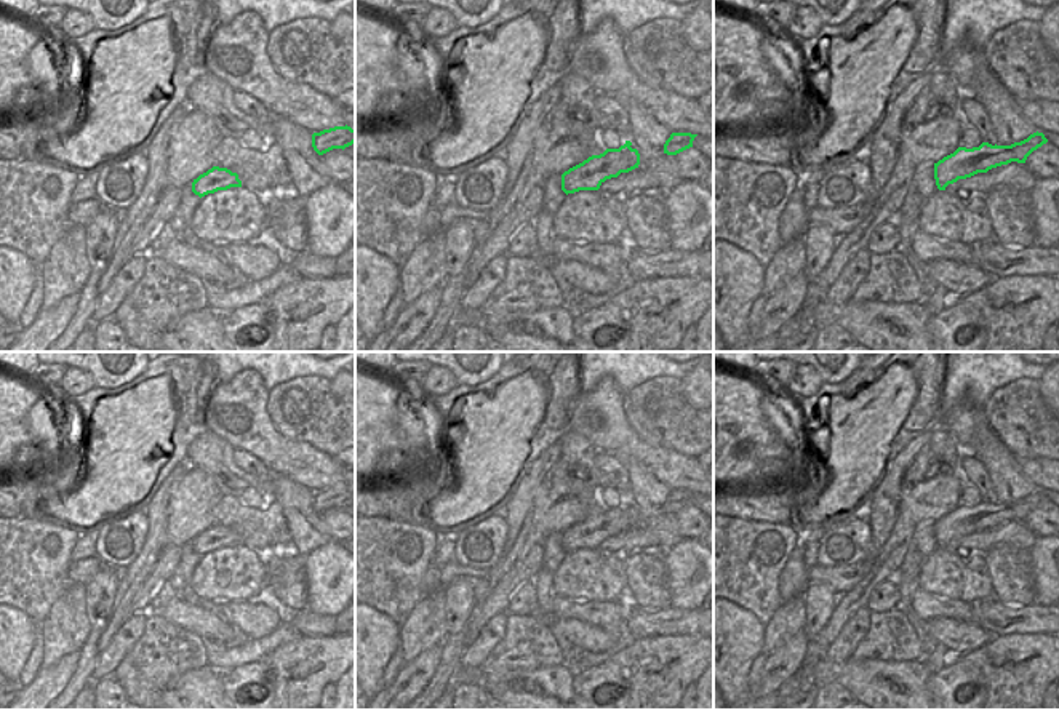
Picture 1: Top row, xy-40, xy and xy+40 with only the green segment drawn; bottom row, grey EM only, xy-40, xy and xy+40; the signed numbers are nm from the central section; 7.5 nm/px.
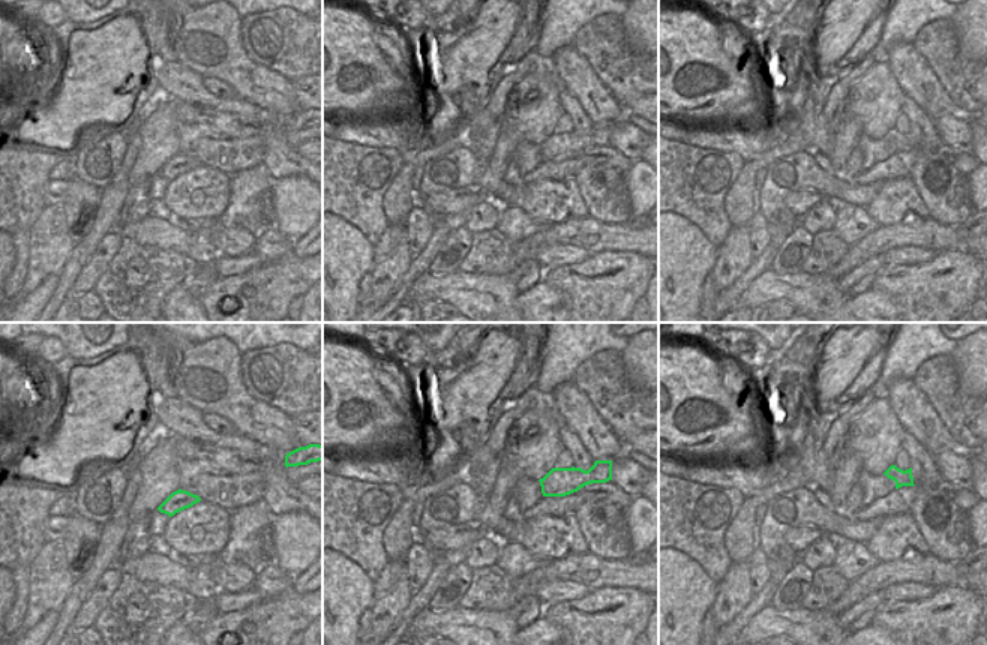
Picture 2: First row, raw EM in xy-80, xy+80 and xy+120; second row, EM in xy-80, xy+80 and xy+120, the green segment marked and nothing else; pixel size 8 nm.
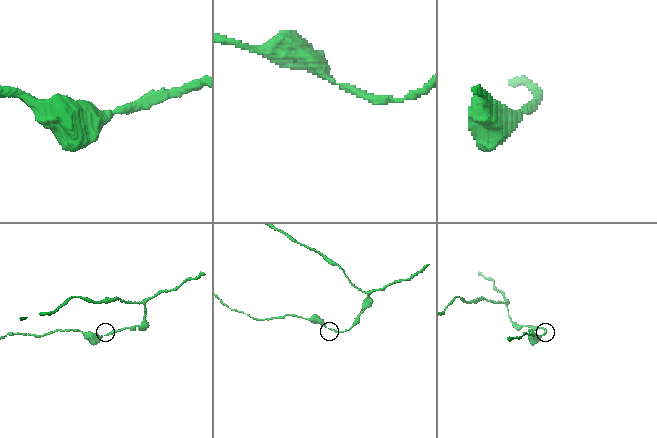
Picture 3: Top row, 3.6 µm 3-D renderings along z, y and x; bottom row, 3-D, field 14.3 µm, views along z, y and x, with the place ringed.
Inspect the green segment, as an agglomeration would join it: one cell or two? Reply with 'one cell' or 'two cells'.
two cells

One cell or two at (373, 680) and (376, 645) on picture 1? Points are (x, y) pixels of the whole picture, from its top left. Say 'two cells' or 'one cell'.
one cell

